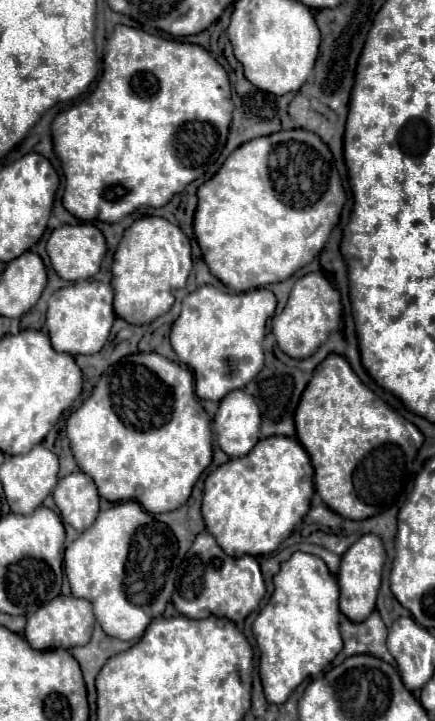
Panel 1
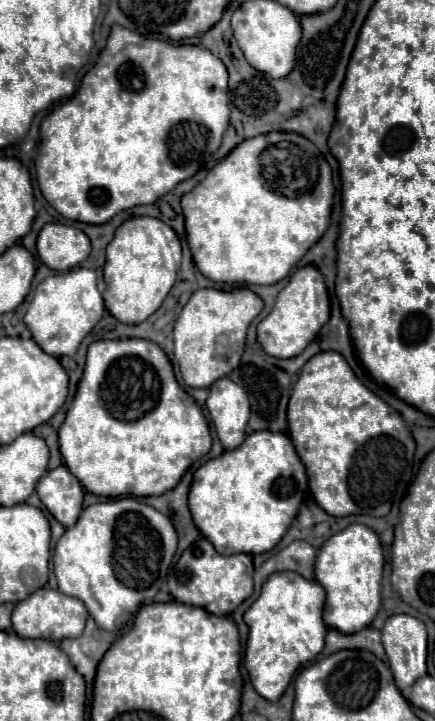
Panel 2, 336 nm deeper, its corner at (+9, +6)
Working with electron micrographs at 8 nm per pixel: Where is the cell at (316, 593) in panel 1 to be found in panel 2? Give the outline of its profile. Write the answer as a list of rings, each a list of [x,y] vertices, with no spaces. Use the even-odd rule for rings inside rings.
[[[278,572],[266,580],[258,600],[244,614],[250,628],[244,666],[252,686],[262,698],[278,700],[288,688],[294,672],[322,652],[328,630],[322,620],[324,598],[326,592],[318,582],[310,582],[296,572]]]

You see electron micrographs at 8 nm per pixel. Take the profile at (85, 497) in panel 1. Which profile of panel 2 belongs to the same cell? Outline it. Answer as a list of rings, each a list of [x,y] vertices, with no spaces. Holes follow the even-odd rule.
[[[66,466],[46,472],[36,484],[36,494],[46,510],[64,526],[74,526],[82,510],[84,490],[82,484],[68,472]]]

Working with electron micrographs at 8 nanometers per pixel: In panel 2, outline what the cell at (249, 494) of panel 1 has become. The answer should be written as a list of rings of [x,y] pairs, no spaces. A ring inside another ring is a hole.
[[[258,430],[246,436],[240,448],[226,450],[224,454],[208,460],[194,472],[194,480],[188,494],[188,506],[196,528],[212,542],[212,546],[220,554],[264,554],[272,550],[290,528],[294,516],[298,514],[300,502],[308,490],[306,482],[306,470],[302,460],[296,456],[292,440],[282,432]]]

